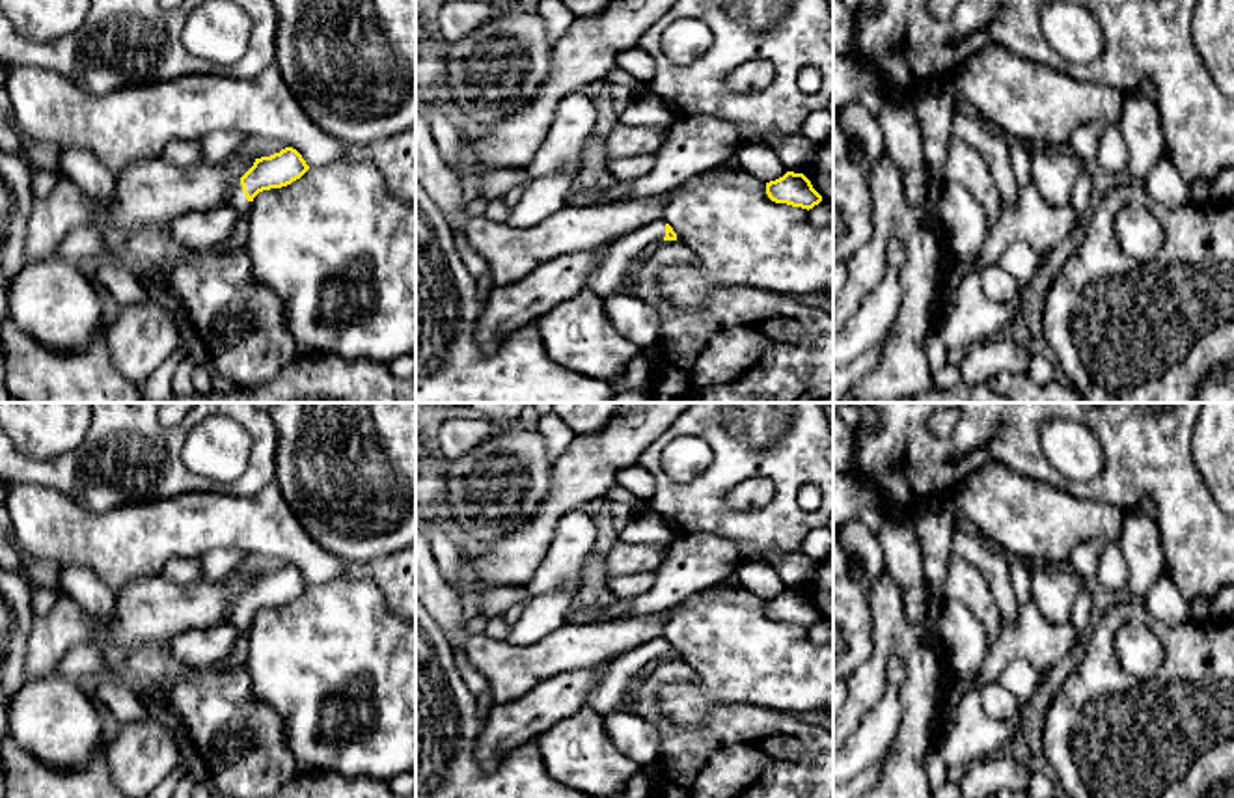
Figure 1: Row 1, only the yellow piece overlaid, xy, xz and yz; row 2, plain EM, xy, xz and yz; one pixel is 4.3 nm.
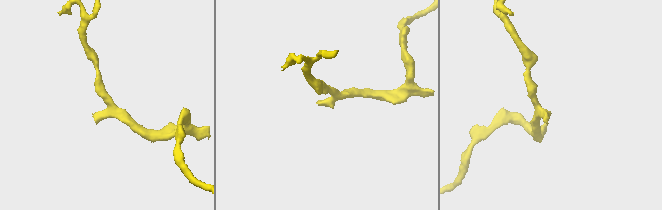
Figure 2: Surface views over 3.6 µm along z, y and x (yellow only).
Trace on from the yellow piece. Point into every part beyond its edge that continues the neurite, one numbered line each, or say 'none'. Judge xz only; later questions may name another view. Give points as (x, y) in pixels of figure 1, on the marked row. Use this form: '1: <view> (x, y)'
1: xz (612, 276)

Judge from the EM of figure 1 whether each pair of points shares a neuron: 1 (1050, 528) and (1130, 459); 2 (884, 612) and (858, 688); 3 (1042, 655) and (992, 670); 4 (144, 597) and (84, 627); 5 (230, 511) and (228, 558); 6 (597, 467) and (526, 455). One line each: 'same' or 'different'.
1: different
2: same
3: same
4: same
5: different
6: different

